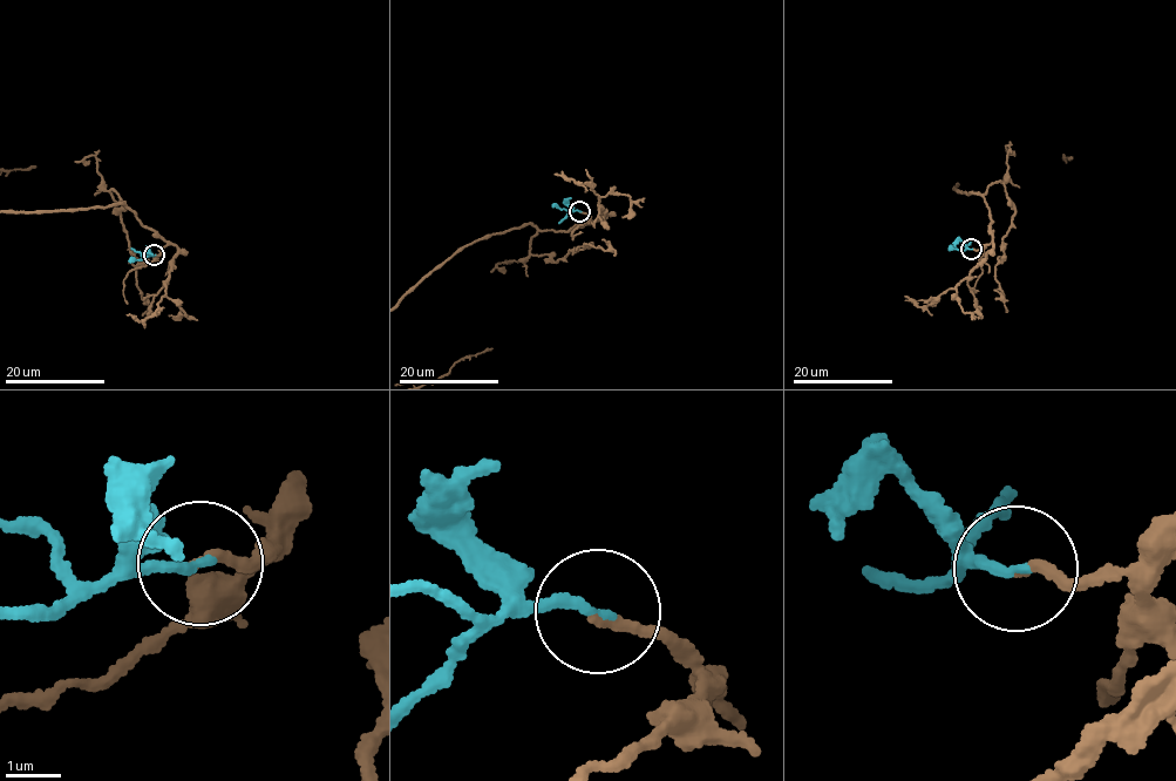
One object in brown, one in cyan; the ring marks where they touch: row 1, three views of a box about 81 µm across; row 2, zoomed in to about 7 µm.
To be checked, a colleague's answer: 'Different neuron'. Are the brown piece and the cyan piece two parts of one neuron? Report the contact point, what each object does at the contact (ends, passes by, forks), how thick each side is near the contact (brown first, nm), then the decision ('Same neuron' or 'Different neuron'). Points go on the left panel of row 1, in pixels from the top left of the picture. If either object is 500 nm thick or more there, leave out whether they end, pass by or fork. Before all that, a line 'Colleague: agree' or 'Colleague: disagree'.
Colleague: disagree
Place: (154, 255). At the ring brown ends. At the ring cyan ends. Thickness 180 nm (brown) against 190 nm. Same neuron

